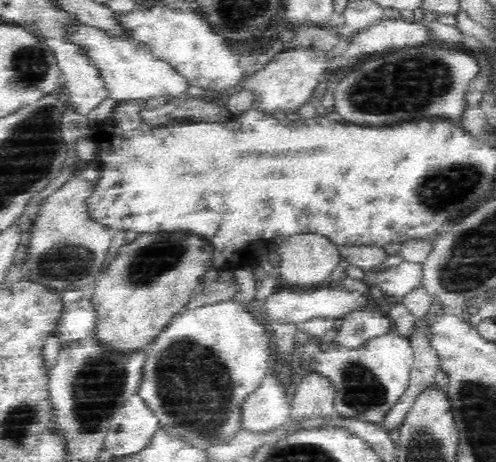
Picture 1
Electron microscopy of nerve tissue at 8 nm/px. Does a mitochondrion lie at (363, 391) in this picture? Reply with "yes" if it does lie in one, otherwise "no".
yes

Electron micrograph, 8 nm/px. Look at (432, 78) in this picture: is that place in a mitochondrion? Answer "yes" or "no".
yes

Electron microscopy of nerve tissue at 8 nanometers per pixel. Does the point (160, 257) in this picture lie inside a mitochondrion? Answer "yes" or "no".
yes

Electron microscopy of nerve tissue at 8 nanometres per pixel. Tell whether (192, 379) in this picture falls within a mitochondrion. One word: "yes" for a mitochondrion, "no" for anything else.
yes

